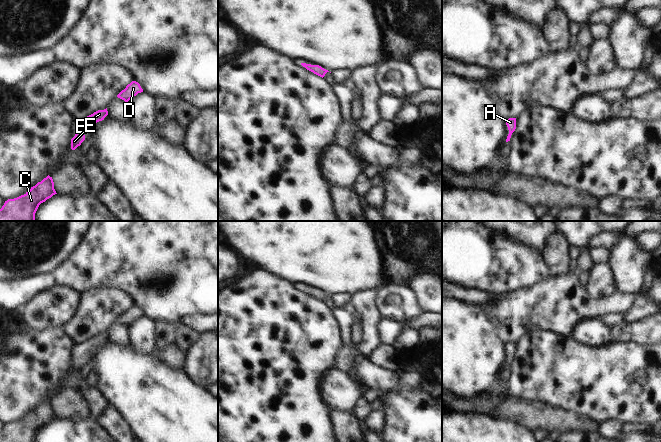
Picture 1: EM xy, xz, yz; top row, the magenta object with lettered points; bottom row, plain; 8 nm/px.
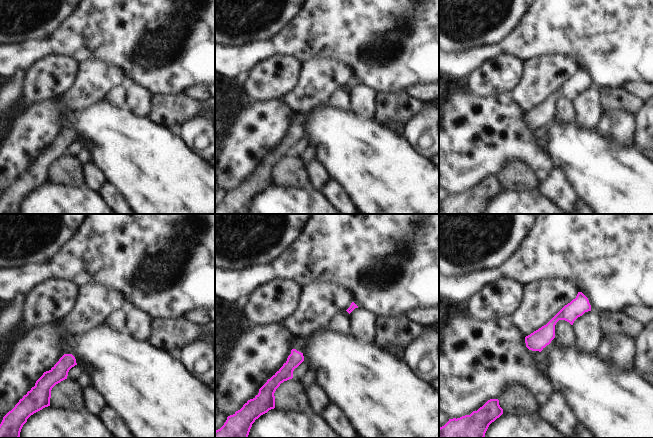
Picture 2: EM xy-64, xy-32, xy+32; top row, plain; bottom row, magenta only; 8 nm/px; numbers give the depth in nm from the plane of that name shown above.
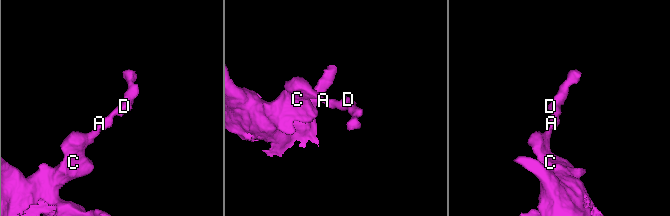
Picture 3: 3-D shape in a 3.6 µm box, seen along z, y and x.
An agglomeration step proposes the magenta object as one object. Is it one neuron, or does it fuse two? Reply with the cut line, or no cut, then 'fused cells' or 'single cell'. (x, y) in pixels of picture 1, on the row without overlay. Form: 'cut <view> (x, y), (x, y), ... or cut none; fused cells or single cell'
cut none; single cell

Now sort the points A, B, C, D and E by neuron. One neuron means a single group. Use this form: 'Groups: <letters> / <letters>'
Groups: A B C D E.

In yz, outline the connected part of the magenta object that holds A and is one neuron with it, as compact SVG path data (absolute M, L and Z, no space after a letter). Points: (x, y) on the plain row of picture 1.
M509 342L509 343L507 343L506 344L506 349L507 349L508 354L509 354L509 358L508 358L507 363L506 363L506 366L508 366L508 365L510 365L512 357L516 353L516 342Z

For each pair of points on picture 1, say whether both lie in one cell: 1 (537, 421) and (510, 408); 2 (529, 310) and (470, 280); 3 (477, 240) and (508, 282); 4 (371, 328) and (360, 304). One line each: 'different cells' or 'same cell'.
1: same cell
2: different cells
3: same cell
4: same cell

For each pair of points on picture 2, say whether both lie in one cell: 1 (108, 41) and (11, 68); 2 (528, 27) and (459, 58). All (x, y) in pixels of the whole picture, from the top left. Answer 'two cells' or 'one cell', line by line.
1: one cell
2: one cell

